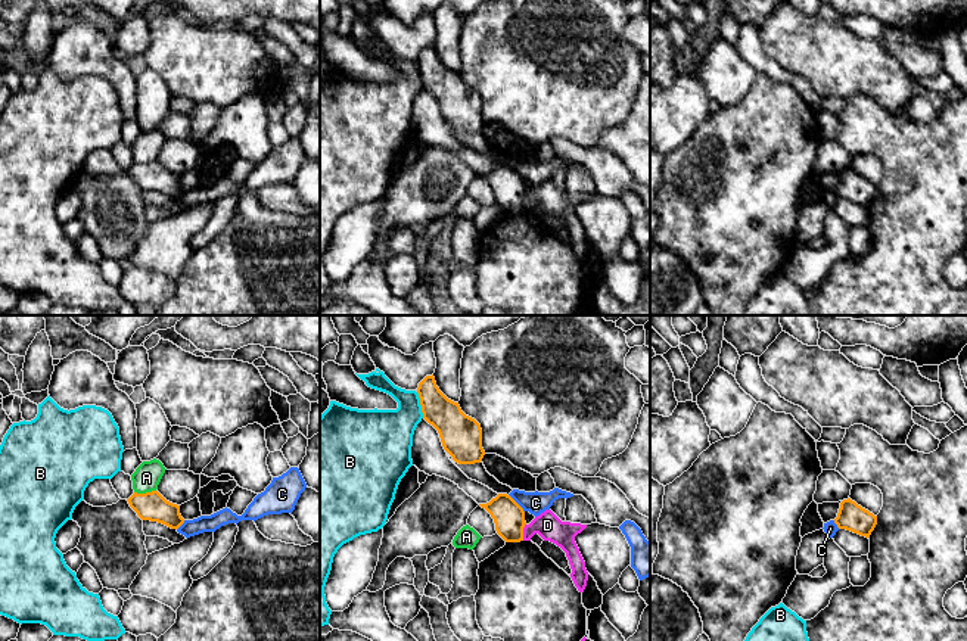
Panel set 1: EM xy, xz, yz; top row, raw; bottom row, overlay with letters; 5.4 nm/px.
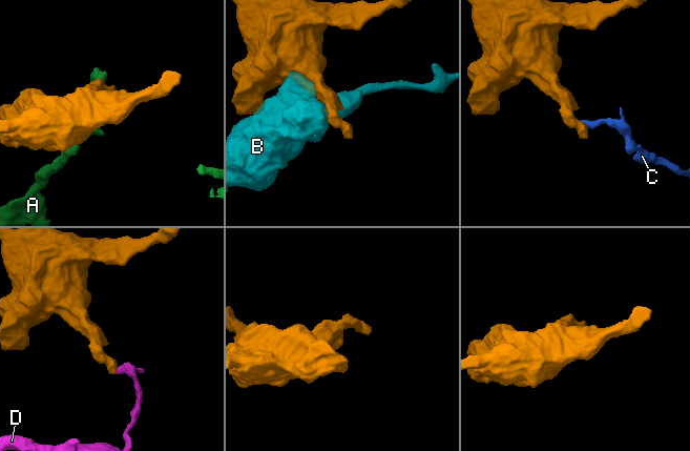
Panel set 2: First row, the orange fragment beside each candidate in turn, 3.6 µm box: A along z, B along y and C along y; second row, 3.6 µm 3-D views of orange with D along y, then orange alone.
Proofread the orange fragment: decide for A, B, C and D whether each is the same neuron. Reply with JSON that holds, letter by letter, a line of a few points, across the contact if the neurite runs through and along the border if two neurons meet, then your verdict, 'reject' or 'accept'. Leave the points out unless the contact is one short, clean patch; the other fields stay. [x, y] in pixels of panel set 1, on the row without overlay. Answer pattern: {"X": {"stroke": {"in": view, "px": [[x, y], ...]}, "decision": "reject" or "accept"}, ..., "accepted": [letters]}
{"A": {"stroke": {"in": "xy", "px": [[155, 159], [134, 162]]}, "decision": "reject"}, "B": {"decision": "reject"}, "C": {"stroke": {"in": "xz", "px": [[509, 164], [524, 181]]}, "decision": "reject"}, "D": {"stroke": {"in": "xz", "px": [[525, 193], [522, 209]]}, "decision": "reject"}, "accepted": []}

